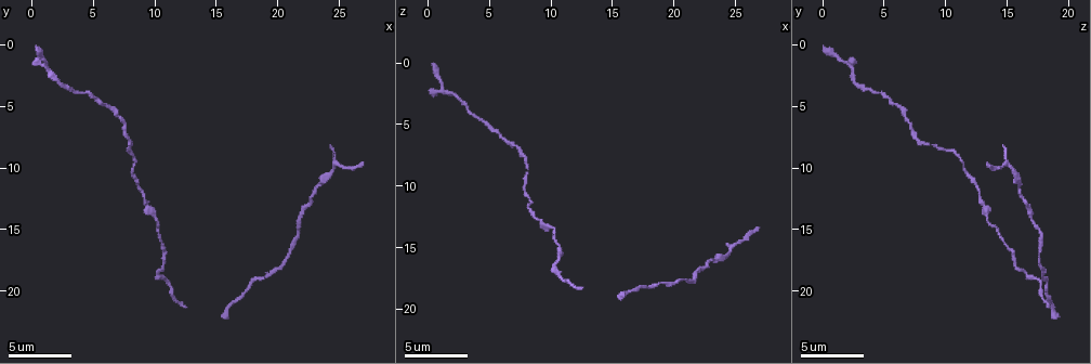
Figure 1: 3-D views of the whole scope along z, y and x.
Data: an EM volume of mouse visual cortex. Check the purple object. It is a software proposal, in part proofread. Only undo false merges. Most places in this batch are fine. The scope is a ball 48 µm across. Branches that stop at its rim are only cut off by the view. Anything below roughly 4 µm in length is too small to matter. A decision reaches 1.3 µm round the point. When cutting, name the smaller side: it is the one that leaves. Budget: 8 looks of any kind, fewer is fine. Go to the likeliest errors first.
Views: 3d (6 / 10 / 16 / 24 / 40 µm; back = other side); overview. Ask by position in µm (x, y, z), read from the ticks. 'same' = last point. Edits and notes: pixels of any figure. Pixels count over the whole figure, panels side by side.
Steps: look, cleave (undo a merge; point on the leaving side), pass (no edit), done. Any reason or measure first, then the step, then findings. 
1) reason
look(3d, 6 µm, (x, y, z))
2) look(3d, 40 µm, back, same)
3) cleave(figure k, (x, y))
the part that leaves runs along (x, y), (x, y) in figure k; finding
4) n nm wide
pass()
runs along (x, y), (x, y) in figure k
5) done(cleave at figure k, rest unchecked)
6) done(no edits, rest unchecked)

sudden change in width
look(3d, 16 µm, (24.4, 10.0, 15.2))

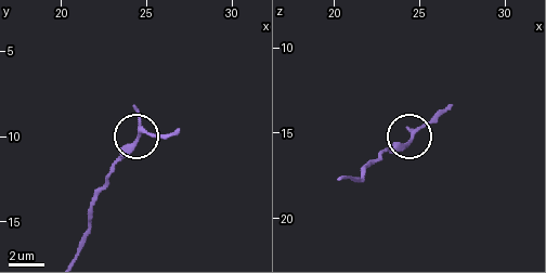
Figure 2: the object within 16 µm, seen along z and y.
other side
look(3d, 16 µm, back, (24.7, 9.9, 15.3))

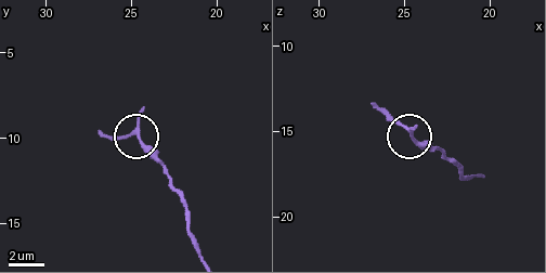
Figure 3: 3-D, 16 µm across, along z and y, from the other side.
190 nm wide
pass()
all the same cell

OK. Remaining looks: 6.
sudden change in width
look(3d, 10 µm, (9.2, 13.0, 13.2))

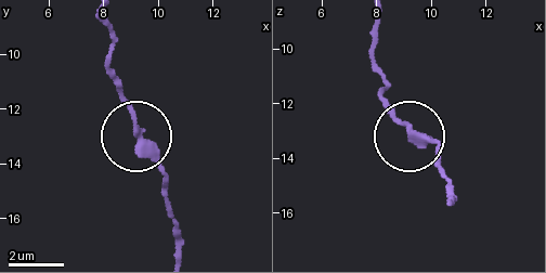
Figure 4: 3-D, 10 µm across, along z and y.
look(3d, 10 µm, back, (9.3, 12.9, 13.1))

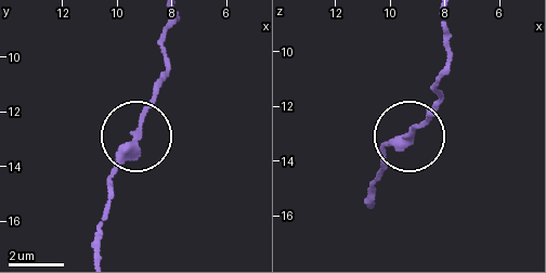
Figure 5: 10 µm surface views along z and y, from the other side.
pass()
runs along (96, 252), (119, 154), (164, 80) in figure 5; one cell here

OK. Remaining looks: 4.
narrows sharply
look(3d, 6 µm, (21.0, 17.4, 17.4))

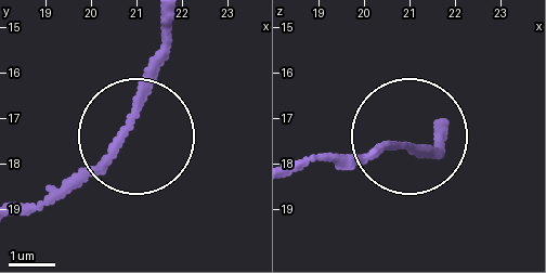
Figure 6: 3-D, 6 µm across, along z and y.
pass()
all the same cell

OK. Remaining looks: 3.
thin neck
look(3d, 10 µm, (7.2, 6.2, 6.8))

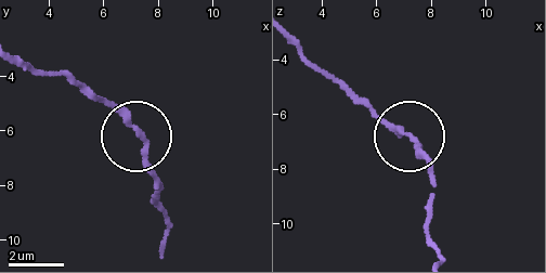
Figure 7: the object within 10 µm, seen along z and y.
look(3d, 10 µm, back, (7.3, 6.1, 6.9))

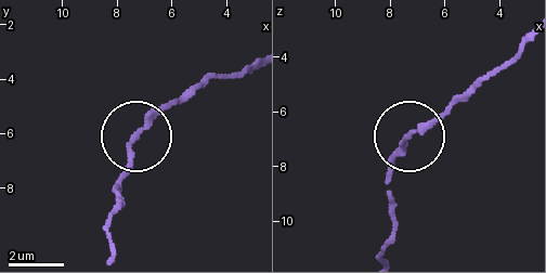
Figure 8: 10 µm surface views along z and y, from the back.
pass()
all the same cell

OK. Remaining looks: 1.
done(no edits, rest unchecked)

